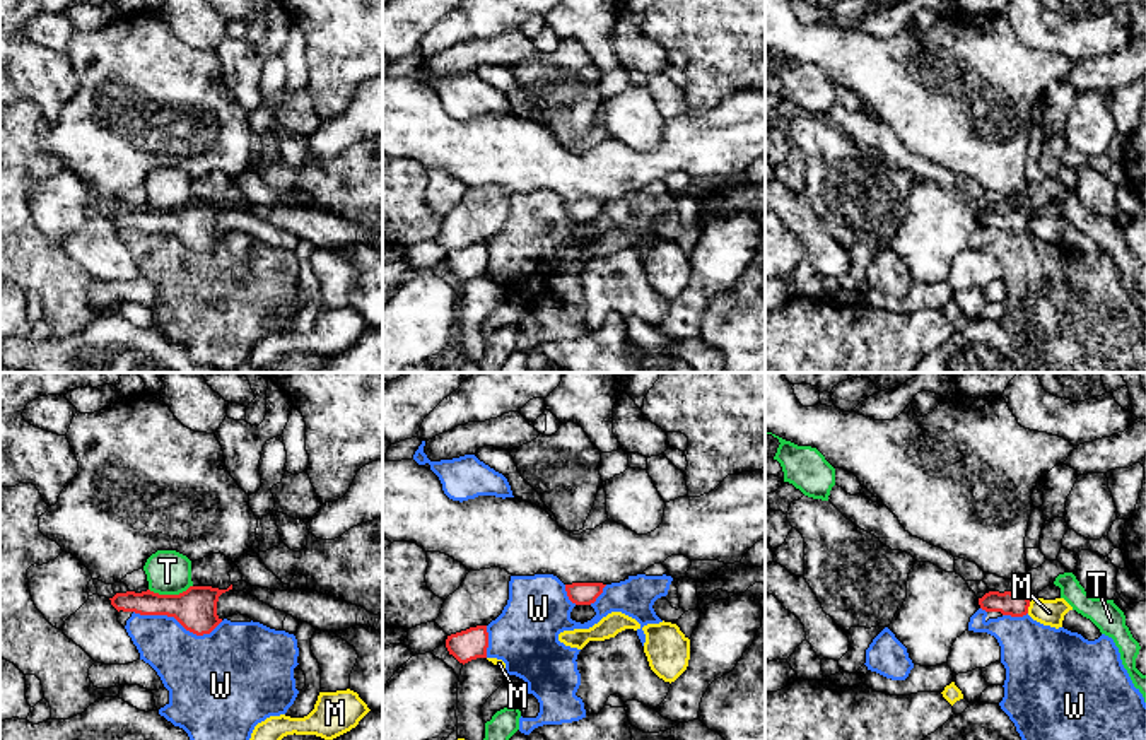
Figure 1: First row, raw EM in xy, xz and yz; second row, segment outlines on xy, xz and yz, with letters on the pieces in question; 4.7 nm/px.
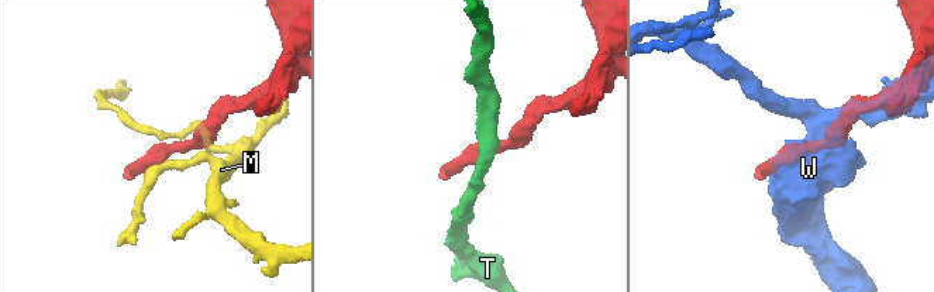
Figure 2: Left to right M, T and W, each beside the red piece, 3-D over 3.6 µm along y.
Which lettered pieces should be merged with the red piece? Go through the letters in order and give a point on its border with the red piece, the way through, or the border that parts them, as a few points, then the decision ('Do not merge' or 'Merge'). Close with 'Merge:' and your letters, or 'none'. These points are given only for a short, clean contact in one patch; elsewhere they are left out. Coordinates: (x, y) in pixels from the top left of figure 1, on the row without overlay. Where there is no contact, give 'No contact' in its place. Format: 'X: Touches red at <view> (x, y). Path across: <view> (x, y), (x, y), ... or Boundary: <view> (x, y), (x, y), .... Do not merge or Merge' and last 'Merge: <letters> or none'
M: Touches red at yz (1029, 223). Do not merge
T: Touches red at xy (169, 212). Boundary: xy (192, 202), (178, 211), (154, 211), (149, 207). Do not merge
W: Touches red at xy (178, 238). Do not merge
Merge: none

